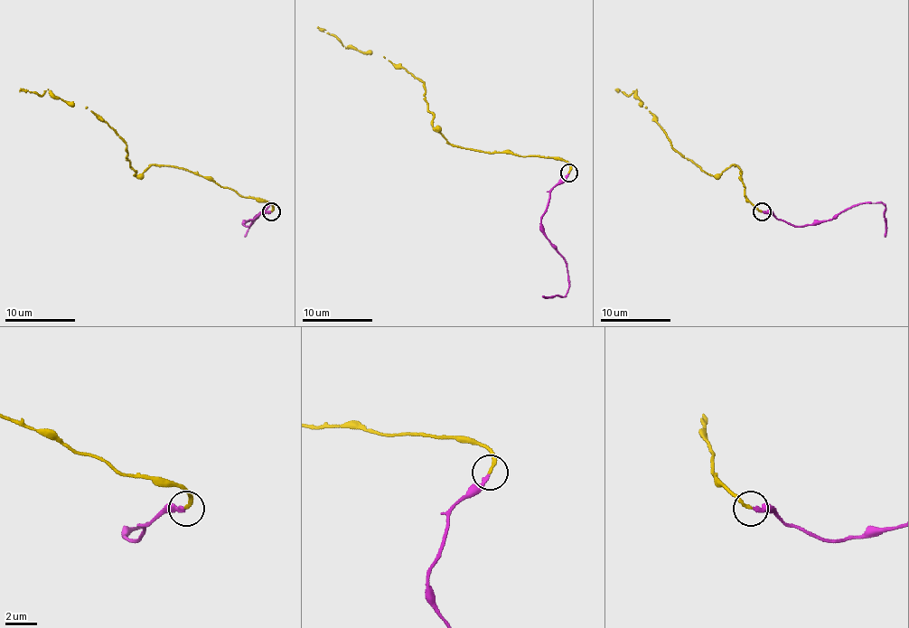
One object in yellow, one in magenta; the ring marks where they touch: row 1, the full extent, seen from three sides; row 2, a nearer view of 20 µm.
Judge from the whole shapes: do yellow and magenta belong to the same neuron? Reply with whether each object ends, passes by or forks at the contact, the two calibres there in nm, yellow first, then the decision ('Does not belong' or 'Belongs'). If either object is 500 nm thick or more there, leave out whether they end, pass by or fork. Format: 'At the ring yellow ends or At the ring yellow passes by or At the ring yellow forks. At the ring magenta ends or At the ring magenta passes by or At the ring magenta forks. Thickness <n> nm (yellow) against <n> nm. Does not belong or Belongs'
At the ring yellow ends. At the ring magenta ends. Thickness 200 nm (yellow) against 200 nm. Belongs

